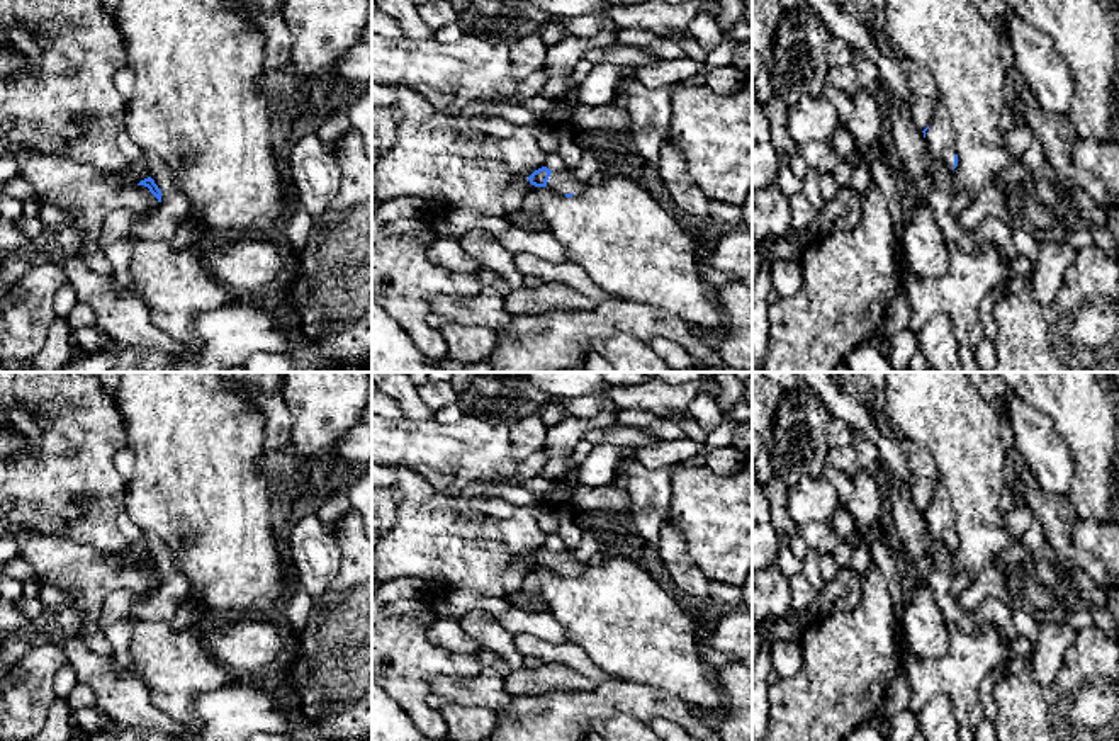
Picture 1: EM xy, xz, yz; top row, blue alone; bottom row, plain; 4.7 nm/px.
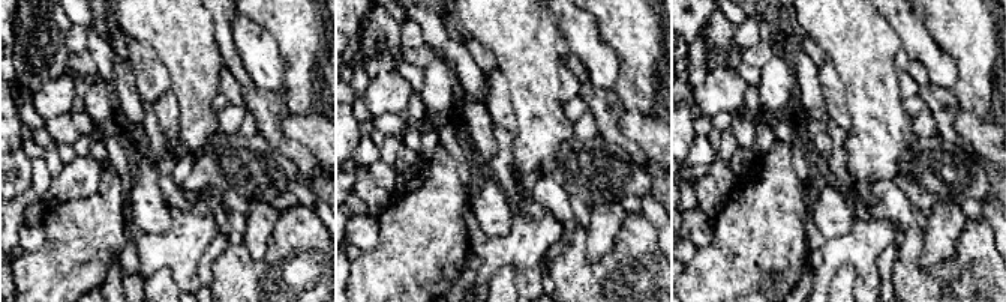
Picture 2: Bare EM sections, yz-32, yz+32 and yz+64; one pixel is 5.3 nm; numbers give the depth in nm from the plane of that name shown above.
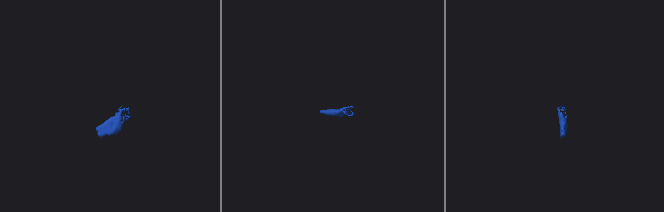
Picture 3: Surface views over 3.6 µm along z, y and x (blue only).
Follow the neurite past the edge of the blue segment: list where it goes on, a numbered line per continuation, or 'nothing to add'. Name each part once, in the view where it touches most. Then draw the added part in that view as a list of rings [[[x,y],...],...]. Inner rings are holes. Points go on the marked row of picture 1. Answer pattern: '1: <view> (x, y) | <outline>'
1: yz (939, 138) | [[[944,104],[934,112],[929,129],[925,131],[925,143],[934,156],[934,160],[941,160],[947,168],[954,167],[954,136],[951,129],[951,117],[944,107]]]

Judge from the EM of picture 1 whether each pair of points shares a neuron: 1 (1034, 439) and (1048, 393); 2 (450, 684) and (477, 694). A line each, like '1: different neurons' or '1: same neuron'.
1: different neurons
2: same neuron

